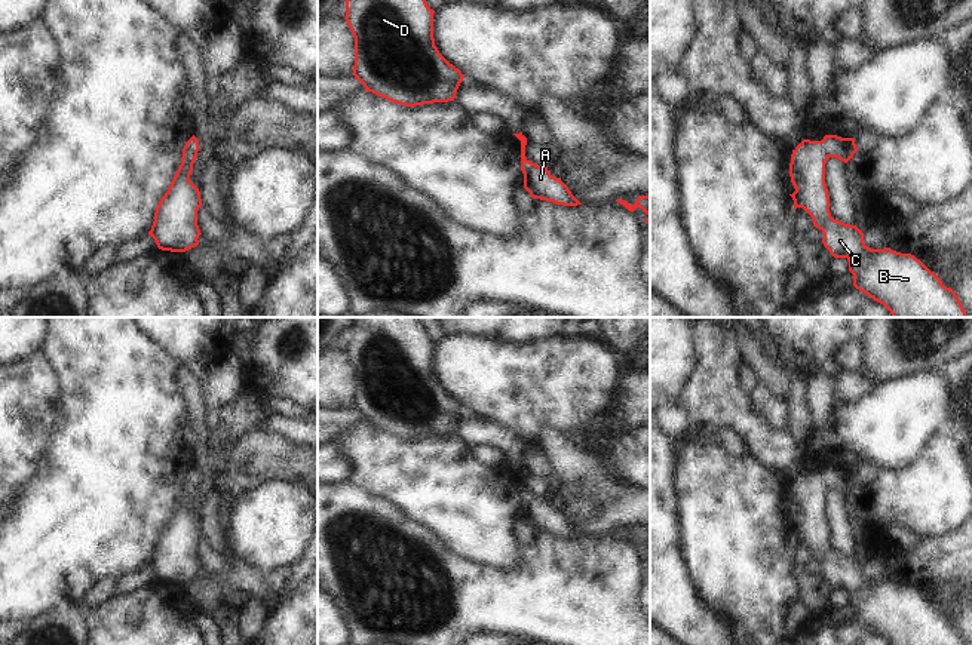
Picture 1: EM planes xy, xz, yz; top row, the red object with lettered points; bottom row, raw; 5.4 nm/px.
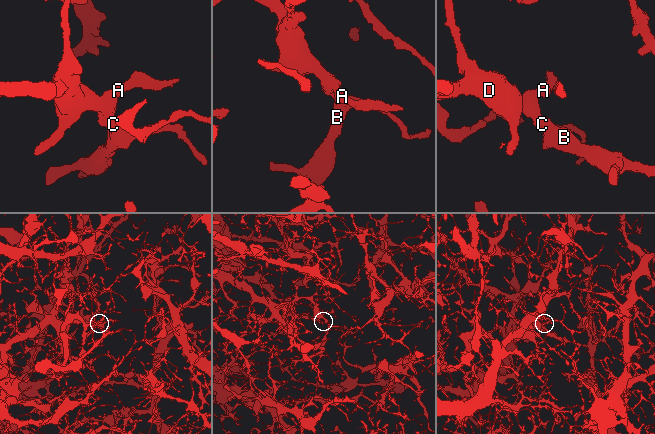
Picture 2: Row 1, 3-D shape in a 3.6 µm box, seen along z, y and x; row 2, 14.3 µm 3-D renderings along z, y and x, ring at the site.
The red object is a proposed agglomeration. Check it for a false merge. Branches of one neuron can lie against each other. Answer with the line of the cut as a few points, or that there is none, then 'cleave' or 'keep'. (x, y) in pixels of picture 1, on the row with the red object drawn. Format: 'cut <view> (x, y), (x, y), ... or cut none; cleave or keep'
cut none; keep

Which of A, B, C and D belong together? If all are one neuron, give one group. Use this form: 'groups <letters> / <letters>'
groups A B C D

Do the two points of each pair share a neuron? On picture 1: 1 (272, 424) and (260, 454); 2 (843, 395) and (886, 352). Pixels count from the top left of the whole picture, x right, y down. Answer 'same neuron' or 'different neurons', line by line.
1: different neurons
2: different neurons

